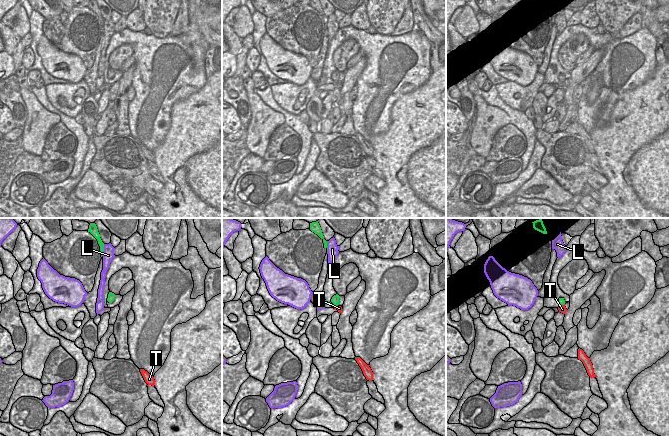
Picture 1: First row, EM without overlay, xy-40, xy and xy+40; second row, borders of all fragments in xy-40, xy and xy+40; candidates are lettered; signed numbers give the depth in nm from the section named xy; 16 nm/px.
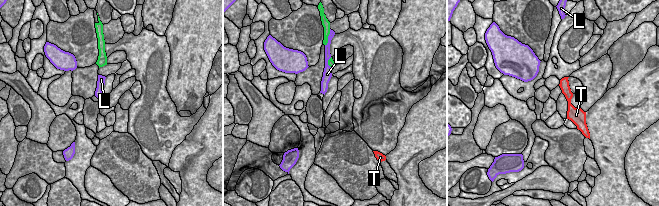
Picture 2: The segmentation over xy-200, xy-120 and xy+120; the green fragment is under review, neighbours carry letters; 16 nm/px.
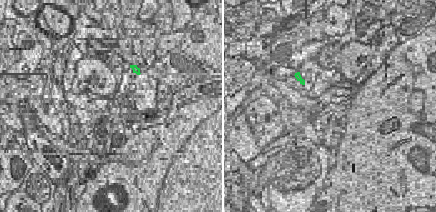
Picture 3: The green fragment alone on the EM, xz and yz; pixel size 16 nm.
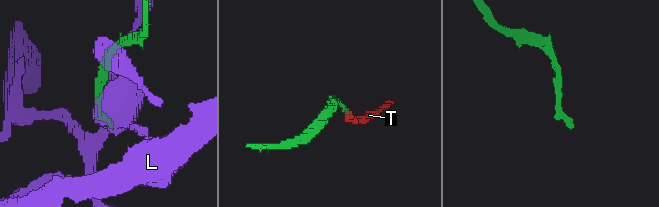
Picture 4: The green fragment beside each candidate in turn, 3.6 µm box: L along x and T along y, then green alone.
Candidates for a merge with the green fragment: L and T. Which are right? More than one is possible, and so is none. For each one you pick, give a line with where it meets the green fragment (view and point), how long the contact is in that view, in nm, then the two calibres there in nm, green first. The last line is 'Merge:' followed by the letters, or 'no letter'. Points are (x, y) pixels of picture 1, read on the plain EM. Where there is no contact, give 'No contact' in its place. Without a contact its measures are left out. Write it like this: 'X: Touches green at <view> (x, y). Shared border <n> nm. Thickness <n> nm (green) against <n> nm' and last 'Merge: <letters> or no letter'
T: Touches green at xy+40 (561, 81). Shared border 120 nm. Thickness 120 nm (green) against 120 nm
Merge: T.

